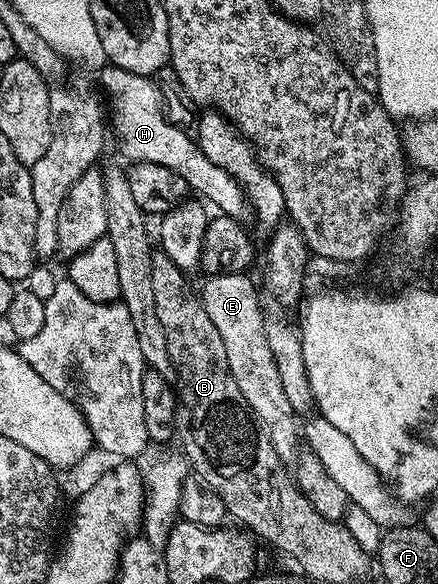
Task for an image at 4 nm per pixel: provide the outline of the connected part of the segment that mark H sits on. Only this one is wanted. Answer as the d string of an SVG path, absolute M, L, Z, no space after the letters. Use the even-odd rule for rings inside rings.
M108 64L99 71L98 77L110 100L108 110L112 112L118 148L128 161L161 164L164 168L170 168L183 177L187 189L200 194L198 196L205 201L210 200L221 213L242 225L253 221L254 209L246 202L242 186L228 172L212 164L212 160L208 160L191 135L189 137L182 129L166 120L160 96L147 75L128 72Z

